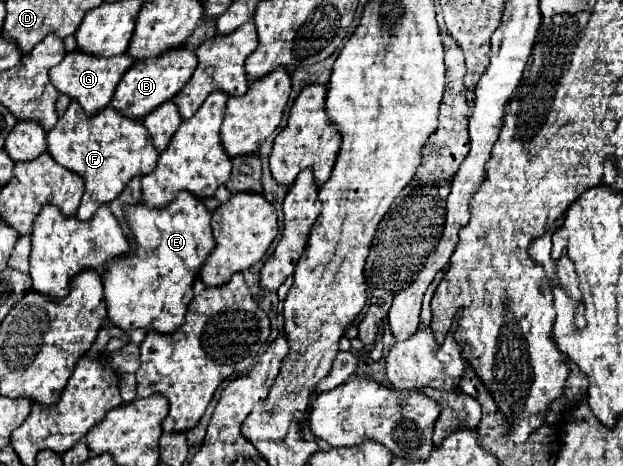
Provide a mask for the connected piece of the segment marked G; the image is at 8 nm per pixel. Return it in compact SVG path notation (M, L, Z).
M72 51L72 53L66 53L62 63L50 71L50 79L60 93L72 99L78 99L82 109L92 115L110 103L118 81L132 65L134 65L134 59L130 59L128 53L116 55L114 59L90 59L90 55L82 55L82 51Z

